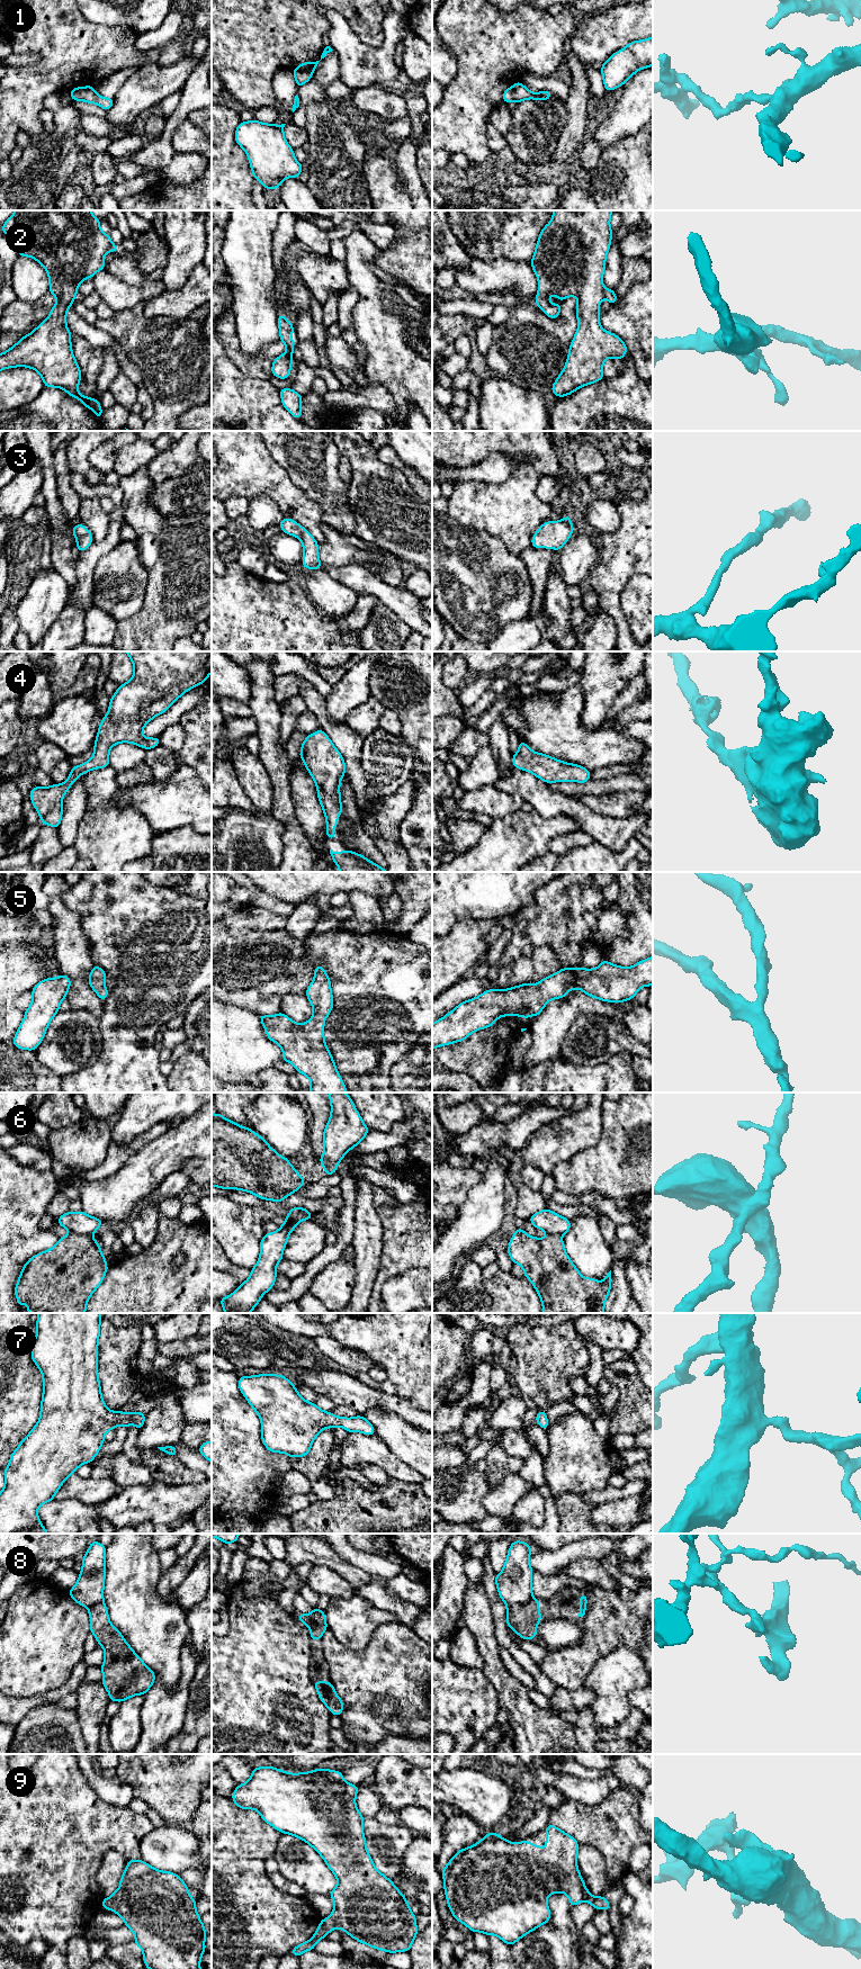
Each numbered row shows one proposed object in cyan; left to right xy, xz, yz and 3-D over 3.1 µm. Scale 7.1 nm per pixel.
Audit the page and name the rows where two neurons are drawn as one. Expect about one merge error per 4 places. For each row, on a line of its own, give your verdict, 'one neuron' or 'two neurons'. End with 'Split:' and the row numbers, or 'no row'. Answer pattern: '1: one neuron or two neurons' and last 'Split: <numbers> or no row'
1: one neuron
2: one neuron
3: one neuron
4: one neuron
5: one neuron
6: two neurons
7: one neuron
8: two neurons
9: one neuron
Split: 6, 8

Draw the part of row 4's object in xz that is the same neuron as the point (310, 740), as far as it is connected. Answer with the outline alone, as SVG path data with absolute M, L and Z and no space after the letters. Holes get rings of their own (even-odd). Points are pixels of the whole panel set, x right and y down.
M319 729L302 744L299 758L313 777L320 804L326 819L326 837L333 839L338 818L343 811L341 806L340 782L346 773L346 763L328 735Z

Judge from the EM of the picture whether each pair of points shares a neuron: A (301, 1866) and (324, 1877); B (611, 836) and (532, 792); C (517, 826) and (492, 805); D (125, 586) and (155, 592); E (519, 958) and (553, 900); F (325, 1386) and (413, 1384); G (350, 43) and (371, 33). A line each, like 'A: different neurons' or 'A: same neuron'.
A: same neuron
B: same neuron
C: different neurons
D: different neurons
E: same neuron
F: different neurons
G: different neurons

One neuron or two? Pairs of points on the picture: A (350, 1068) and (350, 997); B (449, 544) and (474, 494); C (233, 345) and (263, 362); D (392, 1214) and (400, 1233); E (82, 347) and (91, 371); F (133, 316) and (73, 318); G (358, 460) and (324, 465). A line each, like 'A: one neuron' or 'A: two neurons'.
A: one neuron
B: two neurons
C: one neuron
D: one neuron
E: one neuron
F: two neurons
G: two neurons

